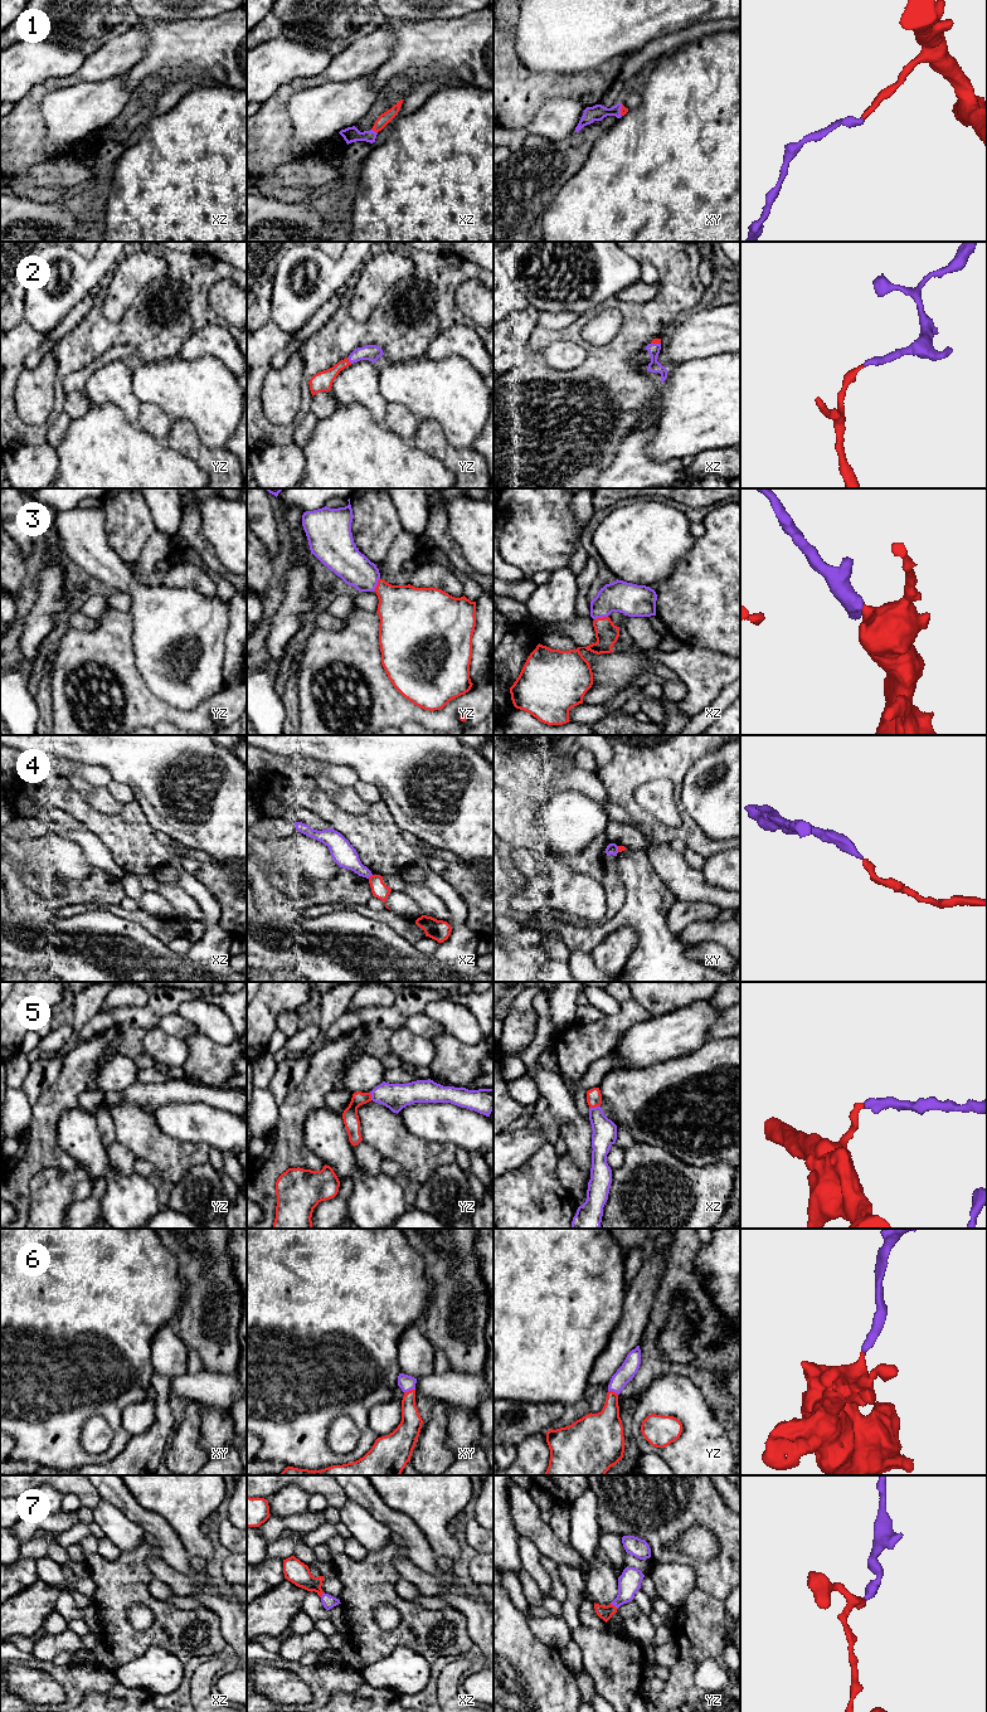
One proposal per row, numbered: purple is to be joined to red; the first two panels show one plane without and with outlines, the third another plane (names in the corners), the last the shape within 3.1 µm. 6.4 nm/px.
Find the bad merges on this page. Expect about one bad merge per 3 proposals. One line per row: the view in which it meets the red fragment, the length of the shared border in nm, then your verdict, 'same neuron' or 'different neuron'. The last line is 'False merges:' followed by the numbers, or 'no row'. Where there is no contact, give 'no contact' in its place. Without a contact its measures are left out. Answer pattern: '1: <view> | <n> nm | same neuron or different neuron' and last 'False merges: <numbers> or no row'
1: xz | 50 nm | same neuron
2: yz | 50 nm | same neuron
3: xz | 90 nm | same neuron
4: xz | 40 nm | different neuron
5: xz | 80 nm | same neuron
6: xy | 80 nm | same neuron
7: yz | 60 nm | same neuron
False merges: 4

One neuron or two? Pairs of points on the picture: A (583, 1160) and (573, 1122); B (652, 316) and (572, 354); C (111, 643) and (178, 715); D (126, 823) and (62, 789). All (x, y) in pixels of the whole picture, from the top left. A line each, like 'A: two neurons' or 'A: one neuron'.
A: one neuron
B: two neurons
C: one neuron
D: one neuron

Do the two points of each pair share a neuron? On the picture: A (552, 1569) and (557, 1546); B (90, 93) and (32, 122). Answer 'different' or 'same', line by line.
A: different
B: different

